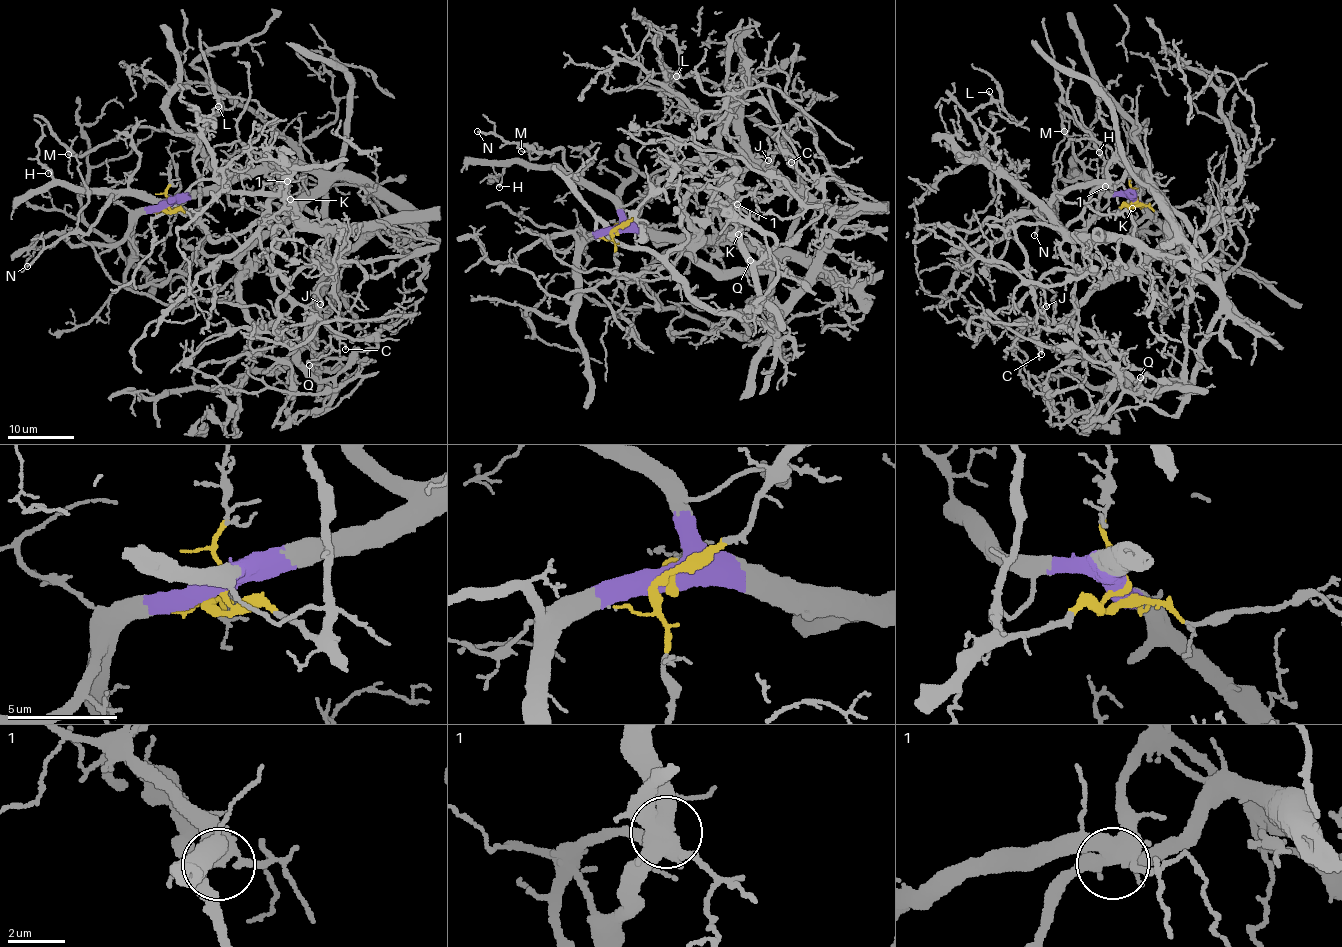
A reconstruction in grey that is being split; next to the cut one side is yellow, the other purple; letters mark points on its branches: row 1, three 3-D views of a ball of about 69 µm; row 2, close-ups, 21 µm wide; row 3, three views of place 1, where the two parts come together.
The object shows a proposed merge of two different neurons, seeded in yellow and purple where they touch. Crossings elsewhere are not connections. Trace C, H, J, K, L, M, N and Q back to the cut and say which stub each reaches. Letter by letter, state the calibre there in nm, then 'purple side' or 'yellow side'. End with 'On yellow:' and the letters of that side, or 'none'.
C: calibre 120 nm; yellow side
H: calibre 140 nm; purple side
J: calibre 160 nm; yellow side
K: calibre 130 nm; yellow side
L: calibre 120 nm; yellow side
M: calibre 100 nm; purple side
N: calibre 200 nm; purple side
Q: calibre 90 nm; purple side
On yellow: C, J, K, L

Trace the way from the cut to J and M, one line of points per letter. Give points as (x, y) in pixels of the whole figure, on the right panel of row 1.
J: (1135, 200), (1073, 235), (1057, 226), (1055, 213), (1058, 228), (1016, 229), (1026, 273), (1045, 290), (1046, 307)
M: (1135, 200), (1104, 194), (1082, 179), (1058, 177), (1054, 210), (1054, 200), (1066, 187), (1054, 153), (1064, 131)

